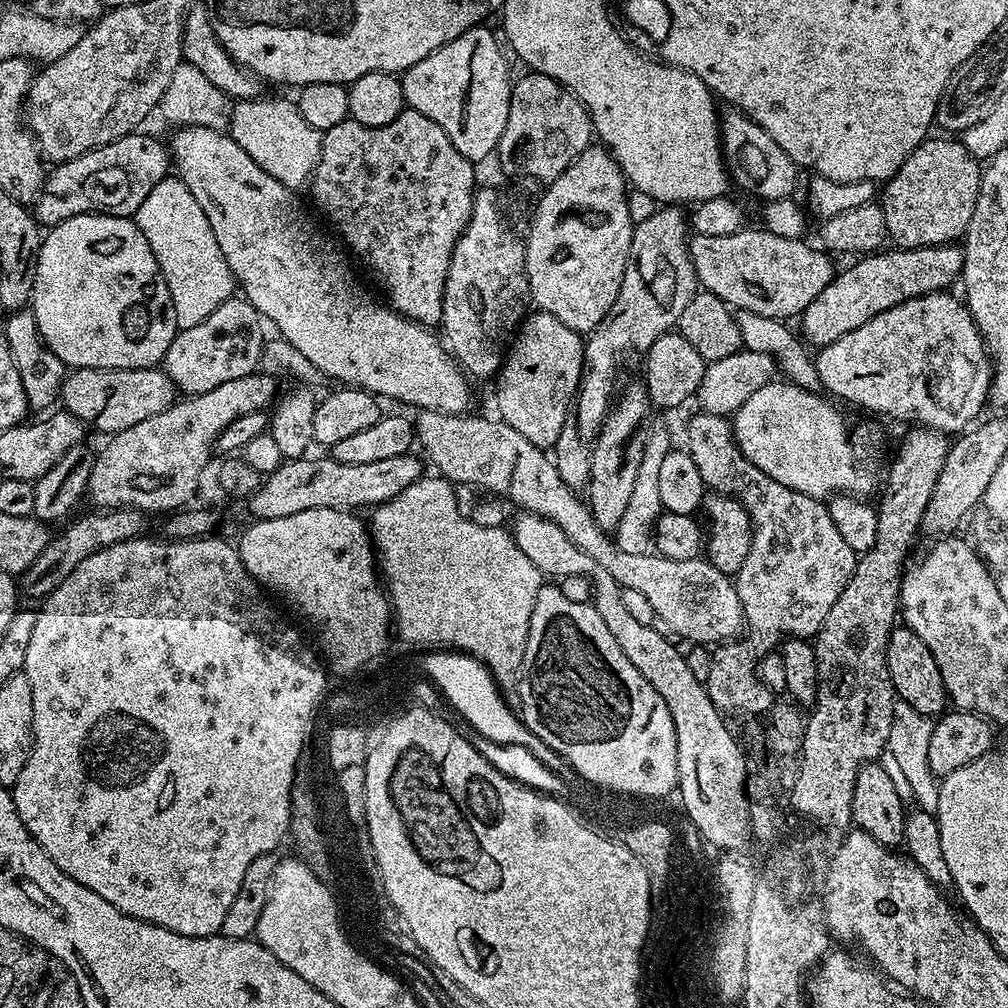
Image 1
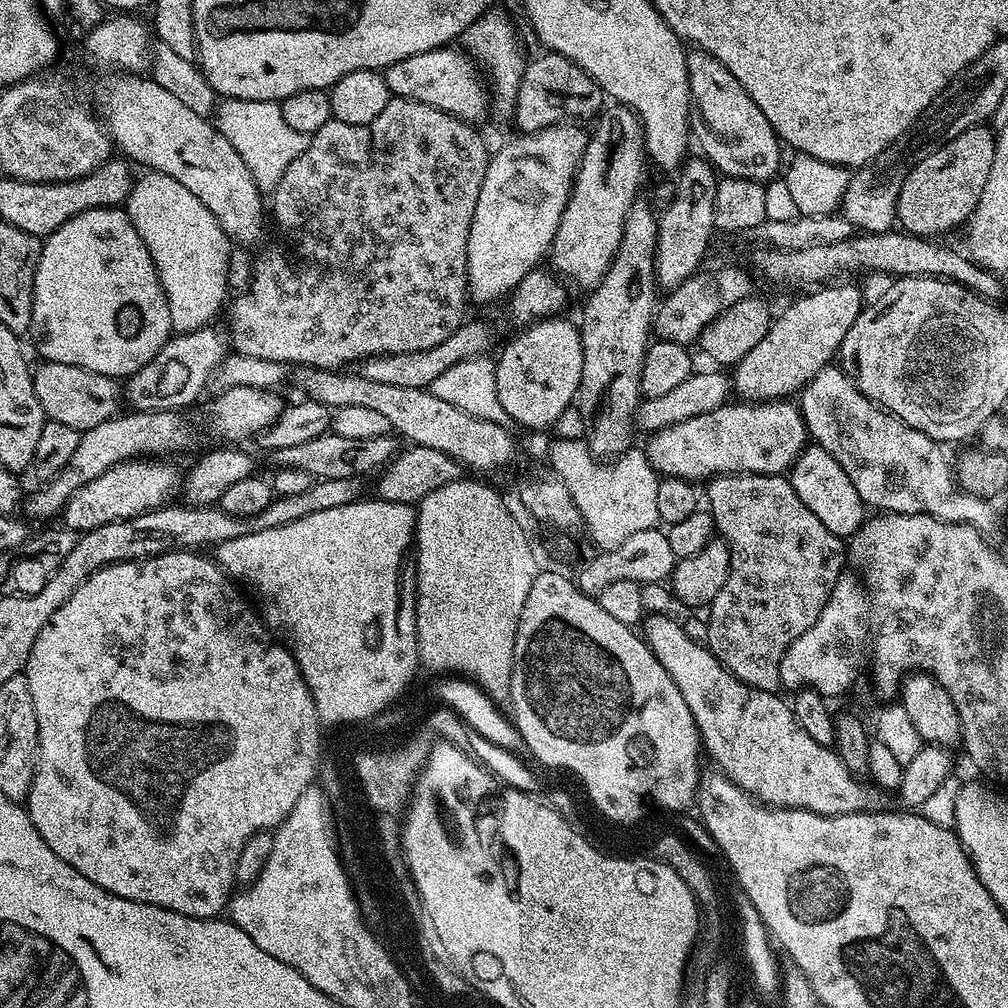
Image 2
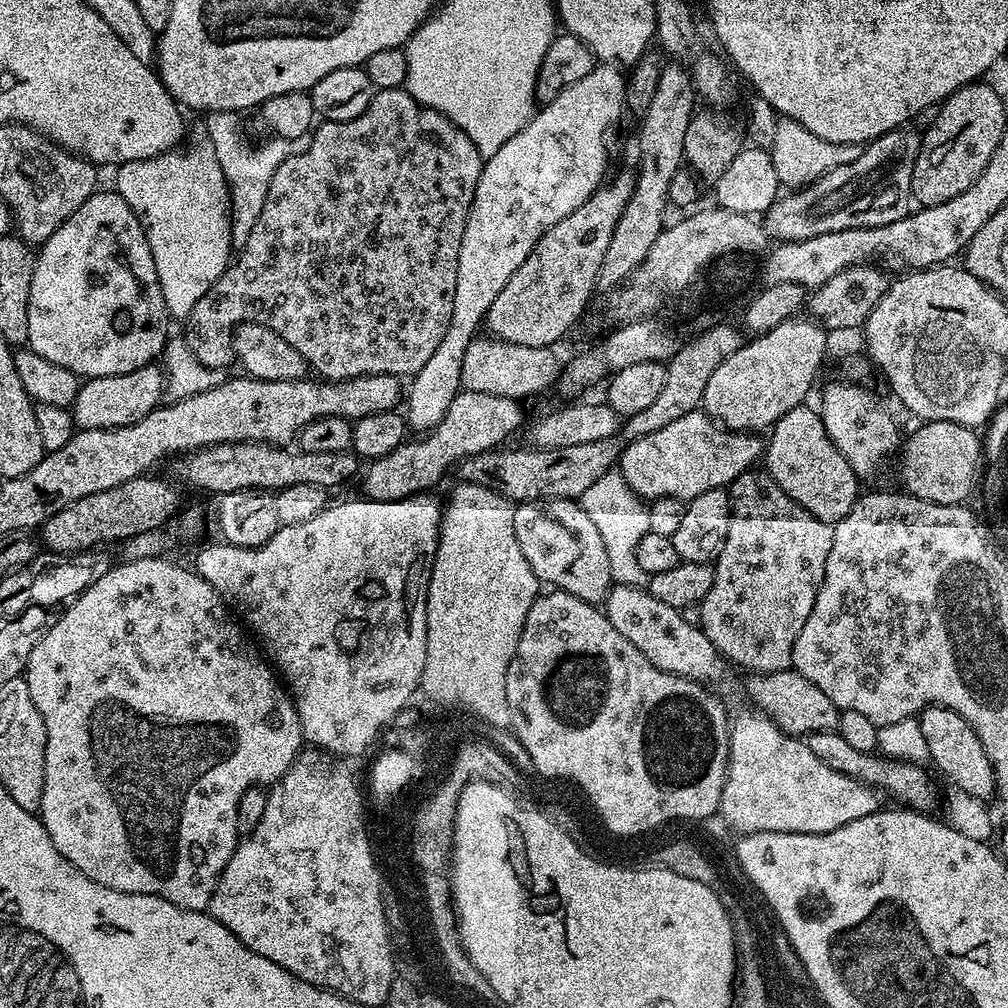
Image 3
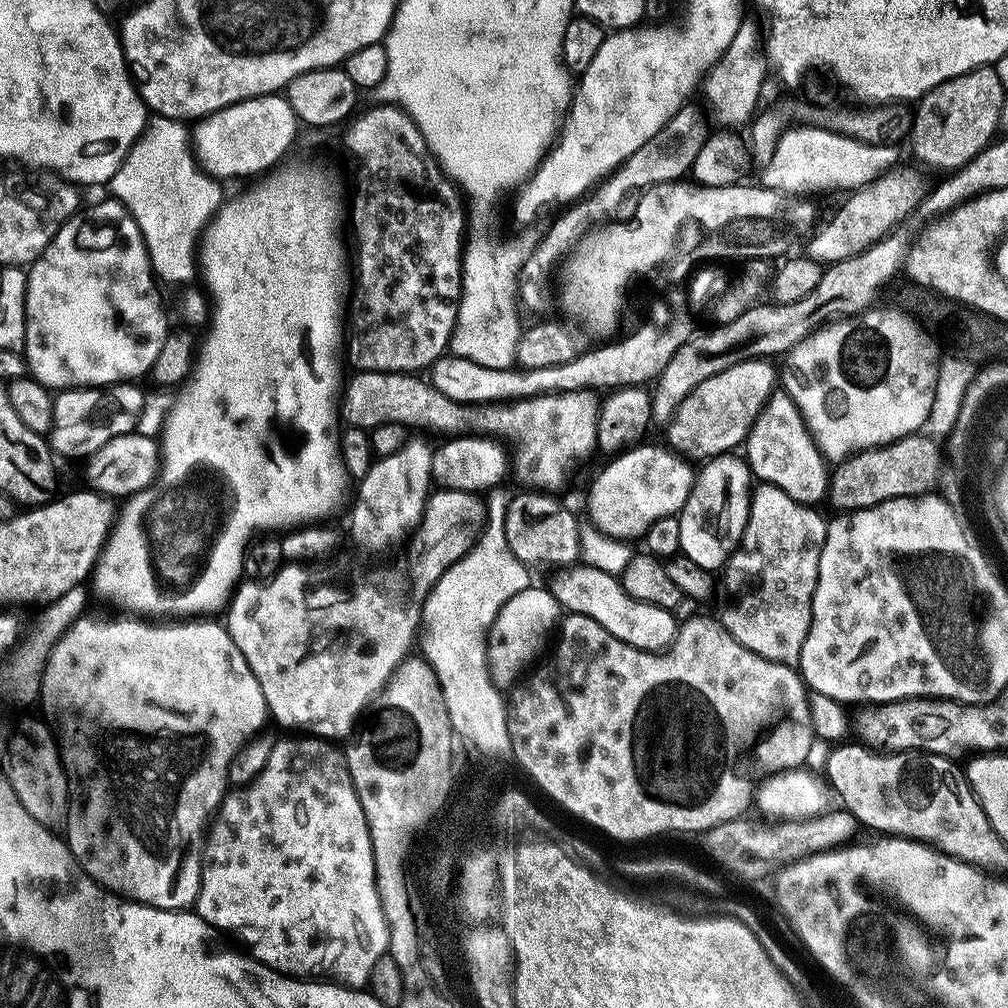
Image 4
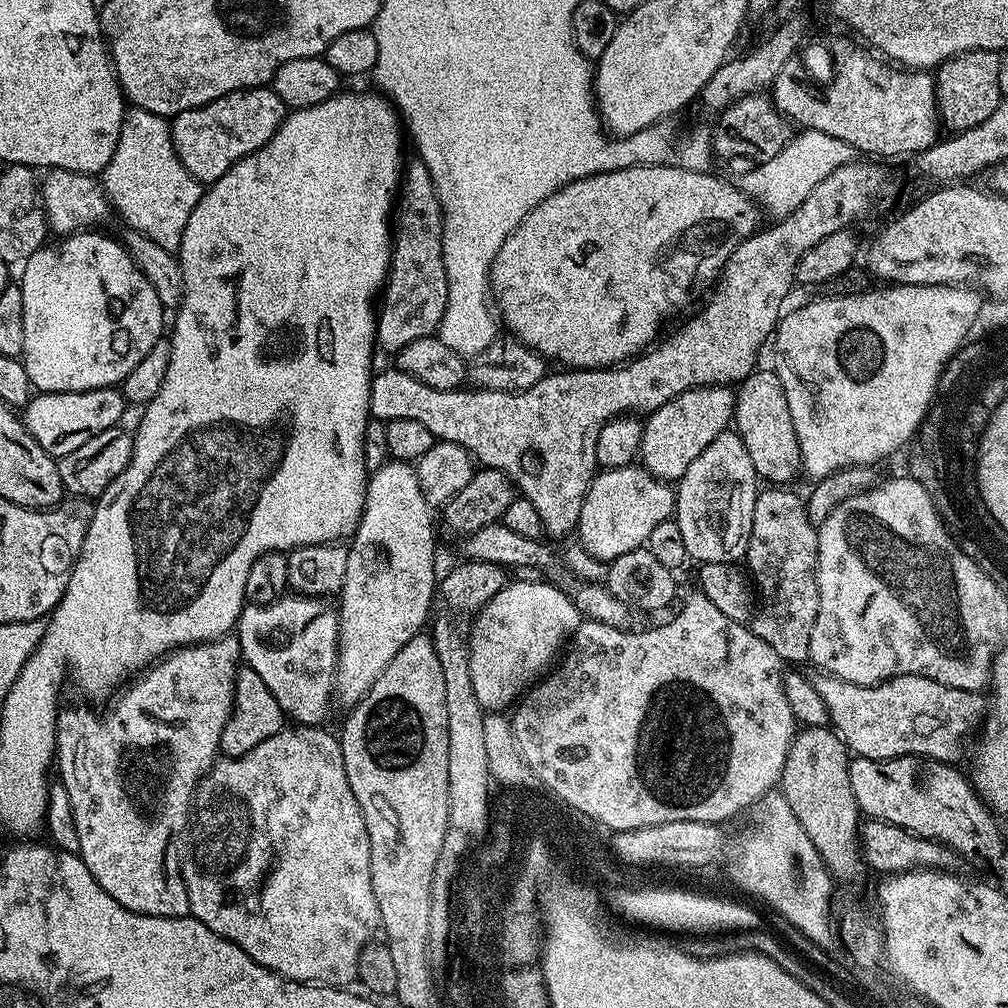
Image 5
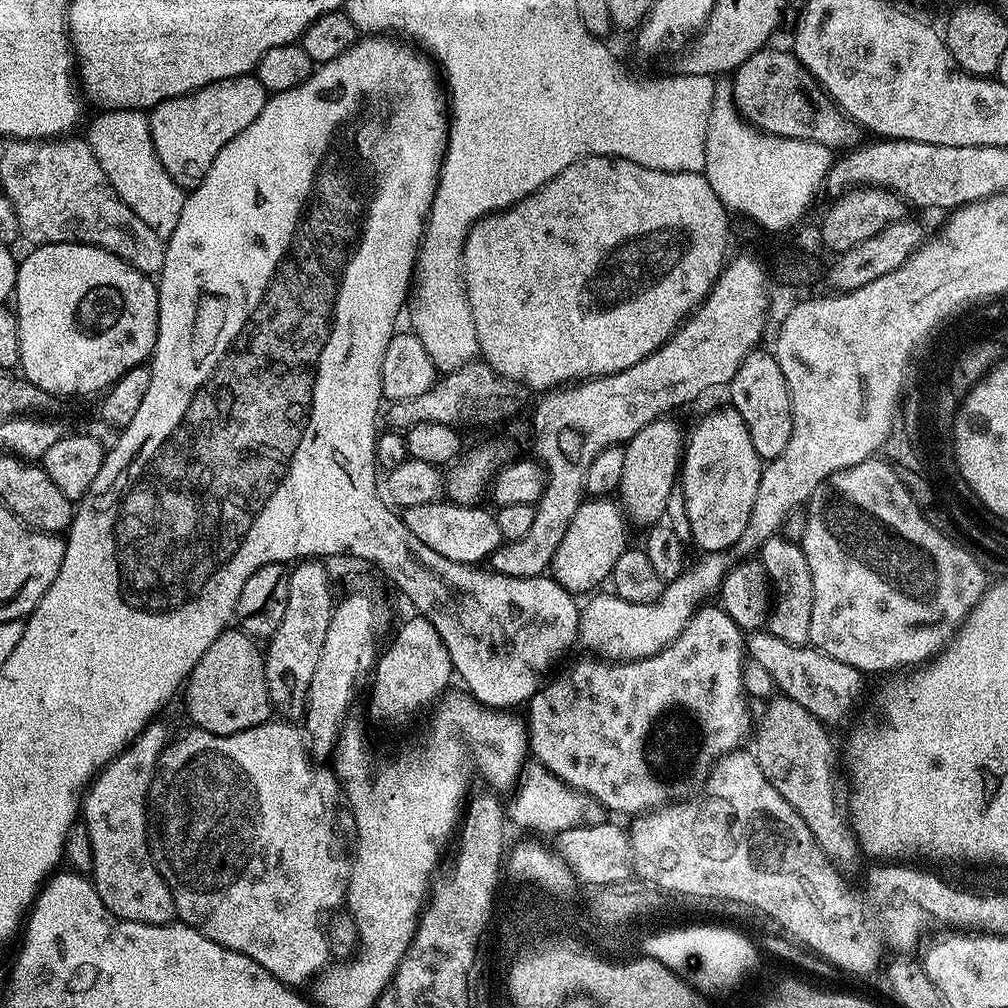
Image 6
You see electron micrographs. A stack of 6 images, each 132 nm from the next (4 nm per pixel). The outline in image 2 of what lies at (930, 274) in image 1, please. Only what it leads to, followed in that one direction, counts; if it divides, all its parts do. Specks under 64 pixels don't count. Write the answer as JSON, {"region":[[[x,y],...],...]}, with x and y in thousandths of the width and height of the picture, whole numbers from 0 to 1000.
{"region":[[[833,282],[830,286],[827,284],[813,284],[803,294],[794,294],[778,311],[771,313],[767,316],[764,327],[740,355],[736,355],[724,369],[724,381],[735,398],[738,399],[757,399],[759,397],[777,397],[786,395],[798,386],[805,379],[810,371],[817,364],[824,362],[830,356],[835,339],[847,323],[855,305],[853,299],[853,290],[845,282]]]}

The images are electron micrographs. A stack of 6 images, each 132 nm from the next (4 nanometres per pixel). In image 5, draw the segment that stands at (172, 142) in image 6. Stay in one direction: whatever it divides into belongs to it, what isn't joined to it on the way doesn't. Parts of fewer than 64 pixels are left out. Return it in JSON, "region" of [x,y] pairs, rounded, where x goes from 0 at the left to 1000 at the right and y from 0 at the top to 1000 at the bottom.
{"region":[[[269,86],[241,87],[170,116],[171,140],[181,165],[199,184],[208,185],[237,159],[266,143],[283,114],[282,103]]]}

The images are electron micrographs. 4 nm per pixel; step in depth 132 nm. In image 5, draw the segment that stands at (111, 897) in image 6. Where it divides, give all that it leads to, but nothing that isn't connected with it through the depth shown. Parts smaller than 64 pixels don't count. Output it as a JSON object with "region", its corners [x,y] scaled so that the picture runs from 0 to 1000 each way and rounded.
{"region":[[[219,633],[208,635],[201,639],[188,639],[180,641],[154,656],[142,669],[136,670],[135,675],[115,694],[115,699],[108,706],[98,710],[87,702],[63,702],[59,703],[56,711],[56,752],[55,757],[60,762],[59,777],[63,779],[65,788],[69,792],[69,800],[73,804],[73,813],[77,819],[77,846],[83,858],[89,863],[89,867],[121,899],[125,899],[131,905],[140,905],[142,909],[186,909],[187,884],[183,878],[182,868],[167,869],[167,861],[163,858],[163,852],[167,849],[167,836],[171,828],[184,817],[188,810],[188,803],[192,798],[192,791],[196,786],[196,779],[206,769],[211,758],[216,753],[218,746],[218,733],[224,720],[224,716],[230,710],[230,690],[234,687],[234,669],[239,658],[240,648],[237,634]]]}

